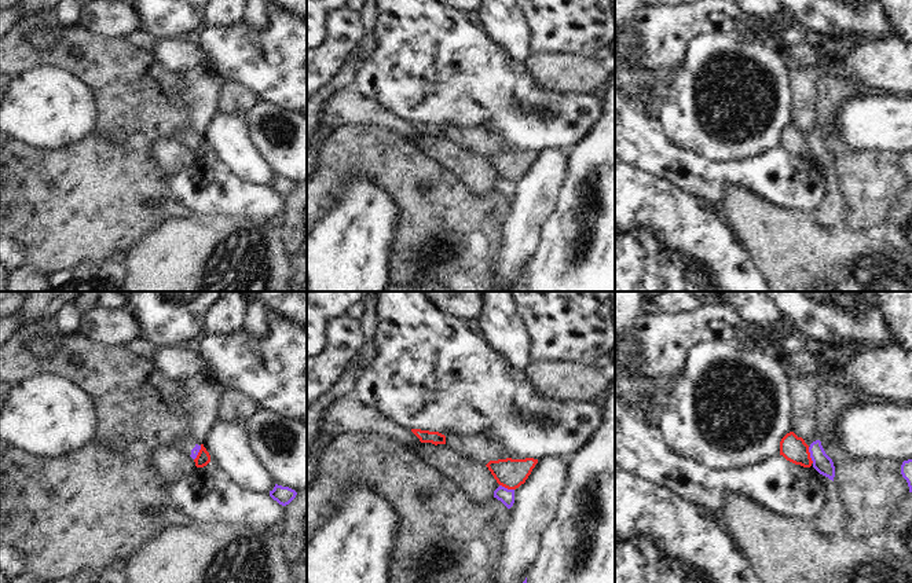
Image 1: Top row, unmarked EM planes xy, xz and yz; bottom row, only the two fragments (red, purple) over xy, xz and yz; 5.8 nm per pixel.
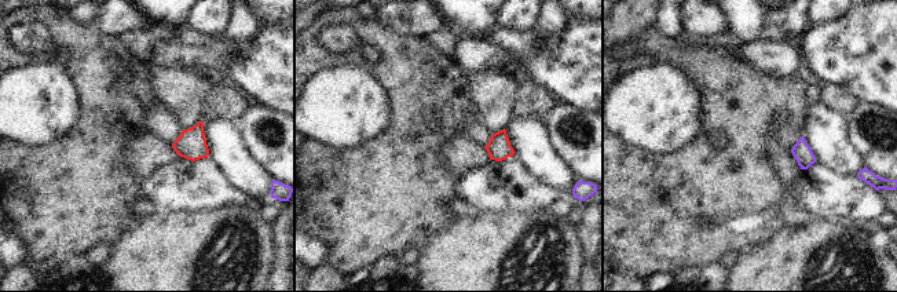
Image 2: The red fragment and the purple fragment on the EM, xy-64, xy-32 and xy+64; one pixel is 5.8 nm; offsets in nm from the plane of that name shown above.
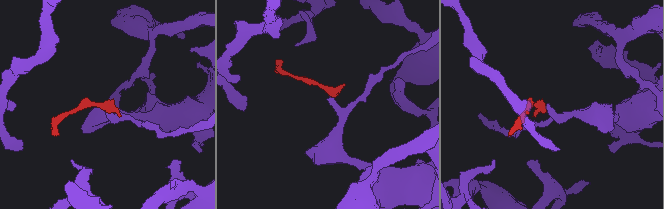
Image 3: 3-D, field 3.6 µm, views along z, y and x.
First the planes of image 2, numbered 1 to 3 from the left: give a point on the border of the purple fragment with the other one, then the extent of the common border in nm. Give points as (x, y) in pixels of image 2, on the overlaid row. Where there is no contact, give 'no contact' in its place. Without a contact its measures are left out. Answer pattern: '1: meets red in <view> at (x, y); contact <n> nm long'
1: no contact
2: no contact
3: no contact

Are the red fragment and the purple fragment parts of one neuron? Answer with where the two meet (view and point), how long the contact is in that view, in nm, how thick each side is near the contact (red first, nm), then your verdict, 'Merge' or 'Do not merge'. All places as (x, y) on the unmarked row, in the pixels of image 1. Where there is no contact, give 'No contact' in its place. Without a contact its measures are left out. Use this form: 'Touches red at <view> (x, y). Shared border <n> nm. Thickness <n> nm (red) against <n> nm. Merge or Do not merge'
Touches red at yz (809, 147). Shared border 100 nm. Thickness 150 nm (red) against 110 nm. Do not merge.

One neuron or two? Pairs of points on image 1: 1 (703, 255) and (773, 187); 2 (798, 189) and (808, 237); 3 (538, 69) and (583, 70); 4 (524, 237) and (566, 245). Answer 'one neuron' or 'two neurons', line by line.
1: two neurons
2: two neurons
3: one neuron
4: two neurons

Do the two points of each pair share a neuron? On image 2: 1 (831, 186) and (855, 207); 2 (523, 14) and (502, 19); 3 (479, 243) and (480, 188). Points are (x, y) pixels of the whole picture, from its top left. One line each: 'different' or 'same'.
1: same
2: same
3: different

